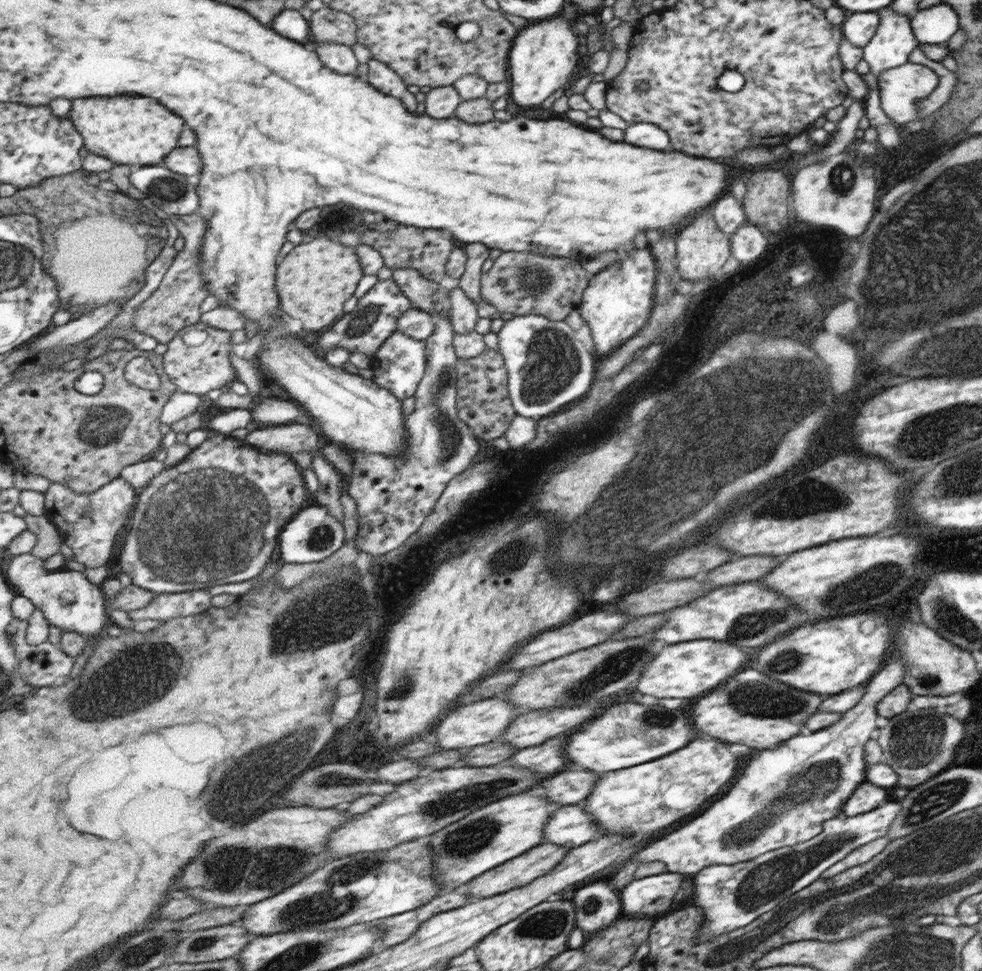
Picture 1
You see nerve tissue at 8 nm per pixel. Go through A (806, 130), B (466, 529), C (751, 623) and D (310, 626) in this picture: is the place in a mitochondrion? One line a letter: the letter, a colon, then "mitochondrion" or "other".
A: other
B: other
C: mitochondrion
D: mitochondrion

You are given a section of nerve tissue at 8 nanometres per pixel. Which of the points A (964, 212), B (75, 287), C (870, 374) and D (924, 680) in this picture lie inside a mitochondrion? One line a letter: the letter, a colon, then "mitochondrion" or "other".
A: mitochondrion
B: other
C: other
D: mitochondrion

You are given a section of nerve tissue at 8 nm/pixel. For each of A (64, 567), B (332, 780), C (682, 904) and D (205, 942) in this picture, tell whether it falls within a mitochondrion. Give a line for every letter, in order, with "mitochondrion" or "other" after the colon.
A: other
B: mitochondrion
C: other
D: mitochondrion

